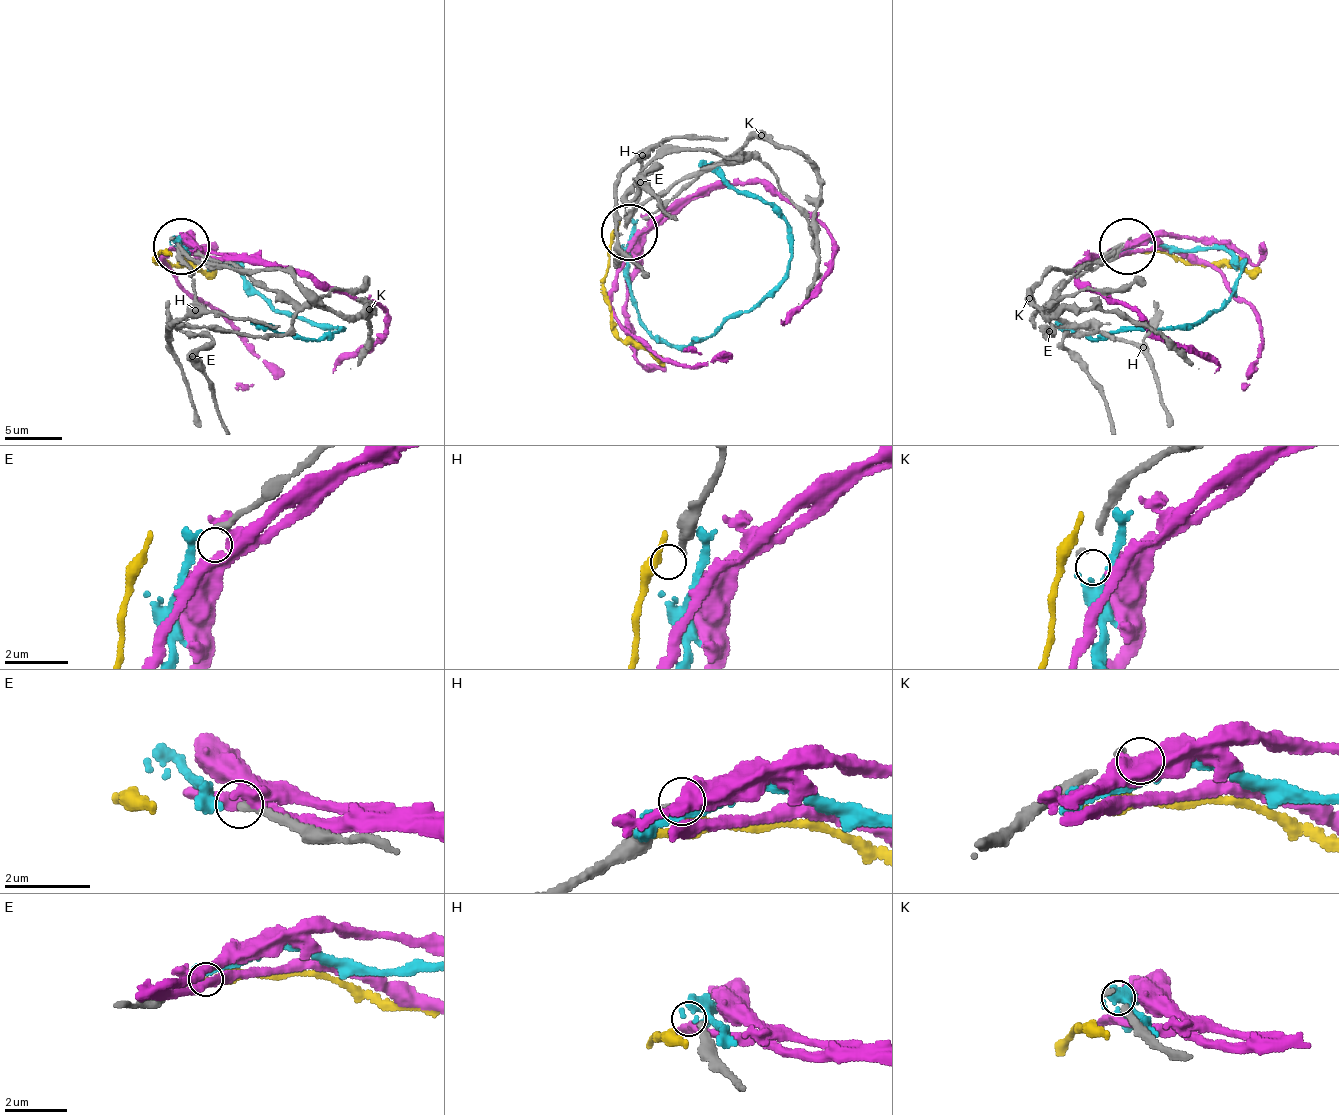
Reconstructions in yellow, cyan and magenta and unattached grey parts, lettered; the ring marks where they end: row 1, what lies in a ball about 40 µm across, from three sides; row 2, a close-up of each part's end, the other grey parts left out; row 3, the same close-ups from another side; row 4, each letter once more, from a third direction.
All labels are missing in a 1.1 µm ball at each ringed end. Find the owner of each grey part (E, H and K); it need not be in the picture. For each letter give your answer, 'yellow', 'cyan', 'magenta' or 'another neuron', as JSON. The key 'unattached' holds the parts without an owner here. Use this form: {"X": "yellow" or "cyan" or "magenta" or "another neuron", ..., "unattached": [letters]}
{"E": "another neuron", "H": "another neuron", "K": "another neuron", "unattached": ["E", "H", "K"]}

